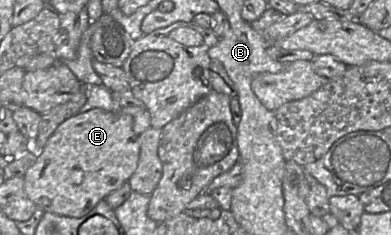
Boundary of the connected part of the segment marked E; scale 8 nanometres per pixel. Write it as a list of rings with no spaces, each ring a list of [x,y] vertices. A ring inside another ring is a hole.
[[[93,108],[63,121],[49,137],[36,162],[23,176],[27,197],[41,210],[79,218],[89,213],[101,200],[120,188],[135,172],[140,154],[139,135],[133,131],[131,115]]]

